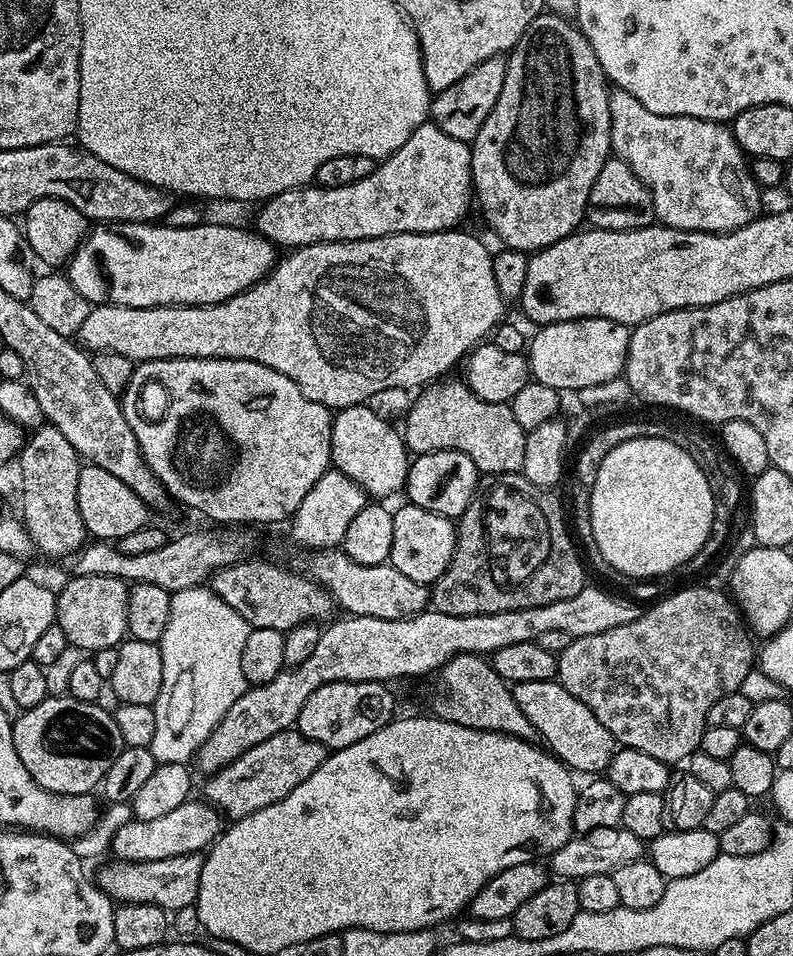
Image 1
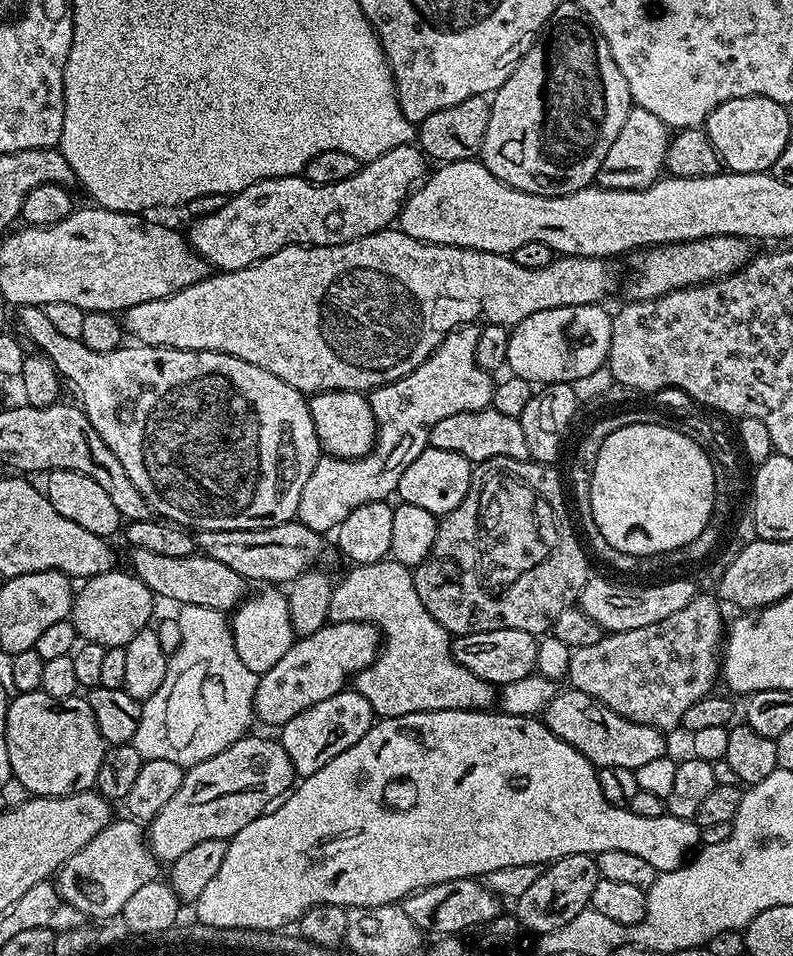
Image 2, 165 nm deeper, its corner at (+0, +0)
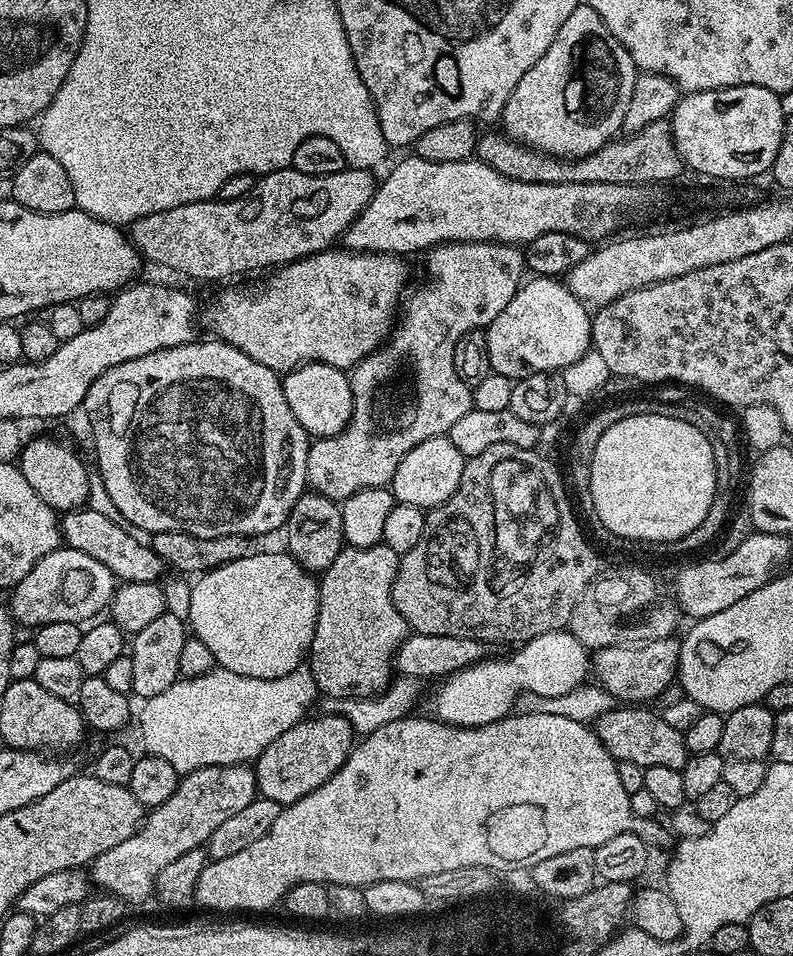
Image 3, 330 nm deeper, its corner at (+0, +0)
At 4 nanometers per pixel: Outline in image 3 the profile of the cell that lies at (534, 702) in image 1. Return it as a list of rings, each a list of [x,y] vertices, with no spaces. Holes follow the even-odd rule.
[[[648,706],[612,707],[616,708],[597,718],[594,731],[613,760],[634,762],[645,769],[650,766],[670,766],[670,770],[680,770],[684,767],[690,755],[684,733],[669,726],[659,711],[651,712],[651,707]]]

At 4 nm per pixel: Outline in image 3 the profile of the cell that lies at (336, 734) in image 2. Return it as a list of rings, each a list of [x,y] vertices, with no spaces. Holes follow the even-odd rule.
[[[309,715],[299,720],[286,734],[278,734],[254,761],[256,791],[263,799],[287,806],[306,798],[344,765],[354,747],[352,724],[340,715]]]

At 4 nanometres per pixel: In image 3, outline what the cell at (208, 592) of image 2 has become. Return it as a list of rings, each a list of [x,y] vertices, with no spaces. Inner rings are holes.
[[[85,506],[75,512],[65,512],[59,517],[60,538],[67,547],[82,550],[106,566],[116,576],[117,581],[125,584],[134,582],[156,582],[166,572],[166,565],[160,561],[158,554],[147,544],[142,544],[121,521],[111,521],[103,514]]]

